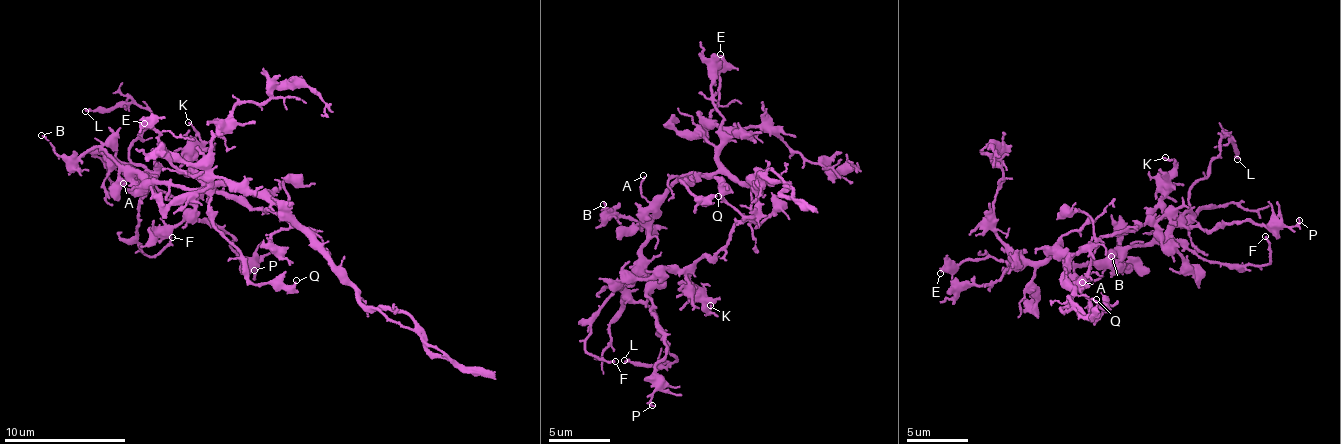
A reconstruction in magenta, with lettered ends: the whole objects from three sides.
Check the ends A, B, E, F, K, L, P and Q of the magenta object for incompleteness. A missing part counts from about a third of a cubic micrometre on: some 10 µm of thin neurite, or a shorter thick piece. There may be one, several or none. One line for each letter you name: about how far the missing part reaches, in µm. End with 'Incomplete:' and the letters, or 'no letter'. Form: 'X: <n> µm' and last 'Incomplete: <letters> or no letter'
Incomplete: no letter

